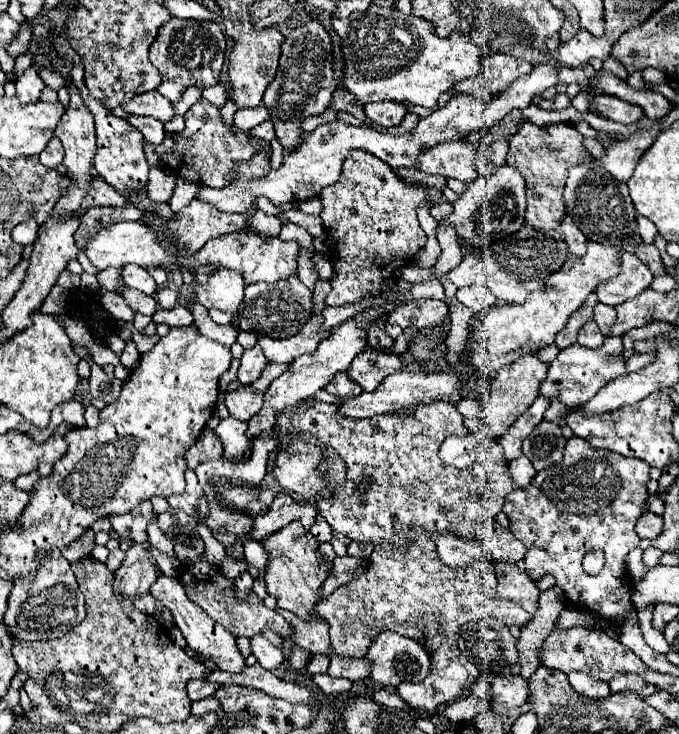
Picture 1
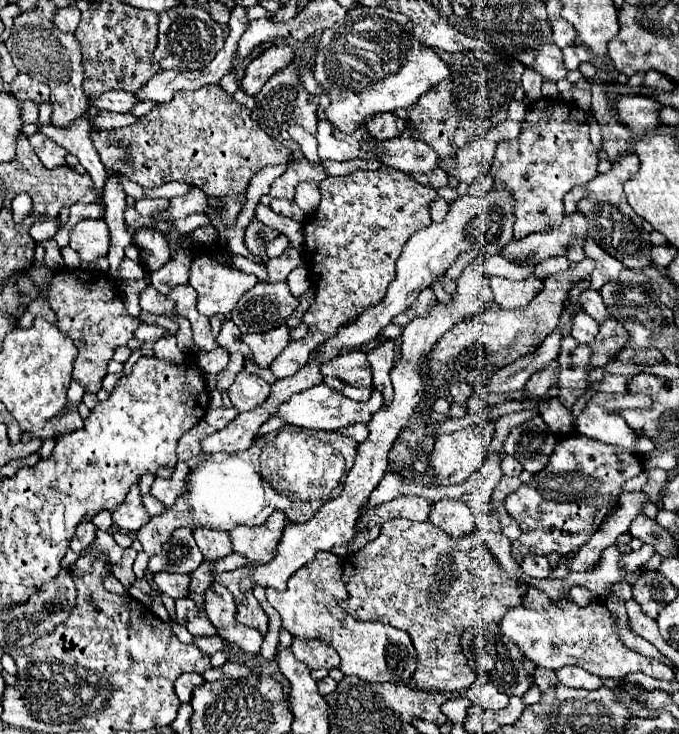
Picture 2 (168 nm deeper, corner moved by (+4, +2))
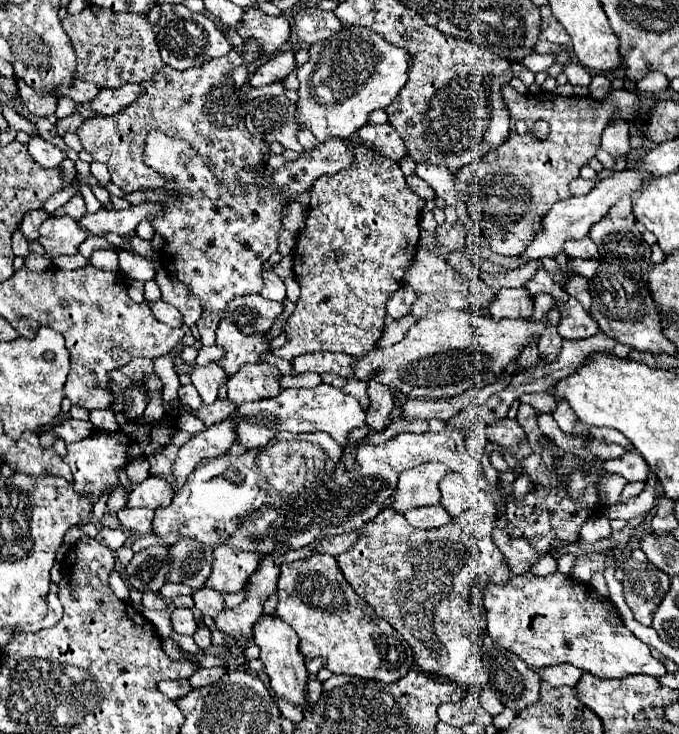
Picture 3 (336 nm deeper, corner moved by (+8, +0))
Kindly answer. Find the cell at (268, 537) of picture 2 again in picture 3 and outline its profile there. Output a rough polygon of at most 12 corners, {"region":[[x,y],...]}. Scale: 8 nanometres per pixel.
{"region":[[216,547],[206,587],[238,593],[262,559]]}

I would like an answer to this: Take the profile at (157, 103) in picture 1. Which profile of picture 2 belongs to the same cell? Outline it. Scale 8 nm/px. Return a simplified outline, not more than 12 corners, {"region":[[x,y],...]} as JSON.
{"region":[[106,91],[92,99],[102,111],[128,113],[136,95],[128,91]]}

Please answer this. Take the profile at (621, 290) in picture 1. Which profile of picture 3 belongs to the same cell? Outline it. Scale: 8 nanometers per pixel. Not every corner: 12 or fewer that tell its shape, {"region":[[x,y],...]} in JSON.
{"region":[[590,237],[564,243],[568,257],[596,259],[598,251]]}

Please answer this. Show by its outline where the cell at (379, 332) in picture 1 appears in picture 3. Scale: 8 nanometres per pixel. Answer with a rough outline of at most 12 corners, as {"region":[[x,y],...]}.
{"region":[[368,381],[366,425],[384,431],[392,419],[394,393]]}

